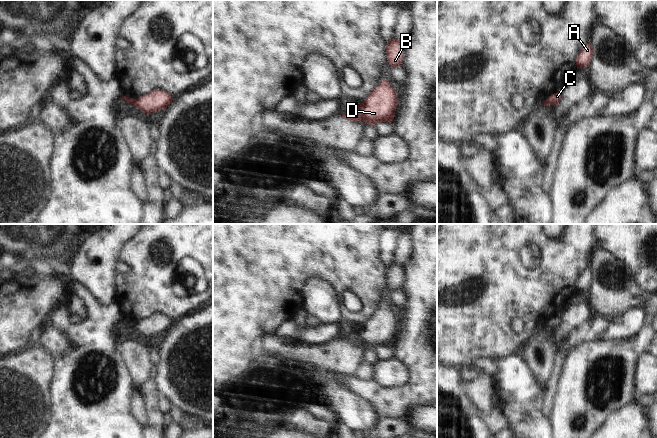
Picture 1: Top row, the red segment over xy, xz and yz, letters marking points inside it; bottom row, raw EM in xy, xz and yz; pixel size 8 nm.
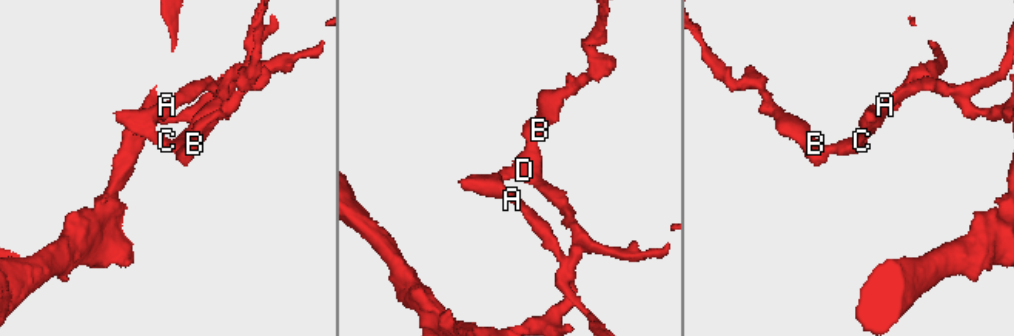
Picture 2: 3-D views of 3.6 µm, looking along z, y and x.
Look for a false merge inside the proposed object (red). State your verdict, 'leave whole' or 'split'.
split

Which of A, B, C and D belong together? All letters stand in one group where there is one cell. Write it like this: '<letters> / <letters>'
A C / B D

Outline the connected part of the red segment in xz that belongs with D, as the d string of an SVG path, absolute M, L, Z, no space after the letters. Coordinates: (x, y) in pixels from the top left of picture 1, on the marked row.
M383 79L357 109L364 122L369 125L375 126L381 122L391 123L397 108L397 98L395 89L387 79Z

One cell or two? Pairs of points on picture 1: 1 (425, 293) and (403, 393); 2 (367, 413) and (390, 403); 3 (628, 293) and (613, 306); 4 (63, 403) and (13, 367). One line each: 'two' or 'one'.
1: one
2: two
3: one
4: two

